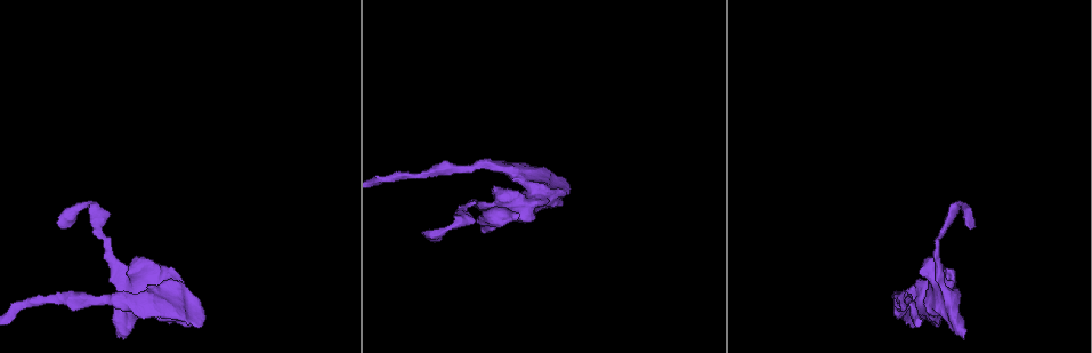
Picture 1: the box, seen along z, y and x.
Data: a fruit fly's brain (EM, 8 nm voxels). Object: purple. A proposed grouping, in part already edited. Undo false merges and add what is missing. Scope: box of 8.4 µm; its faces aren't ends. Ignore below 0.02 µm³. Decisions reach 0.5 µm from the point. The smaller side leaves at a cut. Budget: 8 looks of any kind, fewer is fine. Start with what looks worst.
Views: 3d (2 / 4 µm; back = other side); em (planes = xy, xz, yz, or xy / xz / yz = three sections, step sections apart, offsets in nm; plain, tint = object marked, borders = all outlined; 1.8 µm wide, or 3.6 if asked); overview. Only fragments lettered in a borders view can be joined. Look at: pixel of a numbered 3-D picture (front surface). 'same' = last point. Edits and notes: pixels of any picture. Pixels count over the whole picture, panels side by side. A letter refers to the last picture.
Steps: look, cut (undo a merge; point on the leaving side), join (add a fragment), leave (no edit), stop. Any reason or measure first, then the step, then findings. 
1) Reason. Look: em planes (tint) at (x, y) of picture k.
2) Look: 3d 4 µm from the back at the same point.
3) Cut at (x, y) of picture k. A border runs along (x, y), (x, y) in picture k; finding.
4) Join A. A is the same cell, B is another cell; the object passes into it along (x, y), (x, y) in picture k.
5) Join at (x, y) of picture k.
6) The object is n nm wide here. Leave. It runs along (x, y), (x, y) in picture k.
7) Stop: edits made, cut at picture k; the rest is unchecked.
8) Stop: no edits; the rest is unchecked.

Branch stops here. Look: 3d 2 µm at (58, 223) of picture 1.

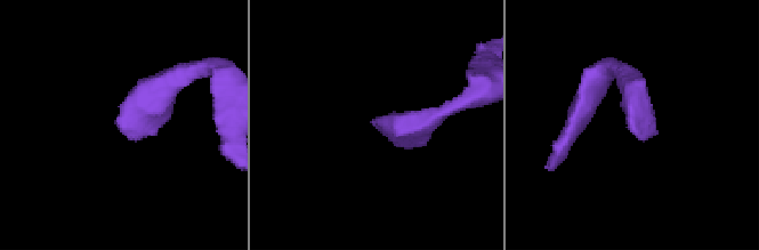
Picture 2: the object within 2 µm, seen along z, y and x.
Look: em planes (tint) at (381, 133) of picture 2.

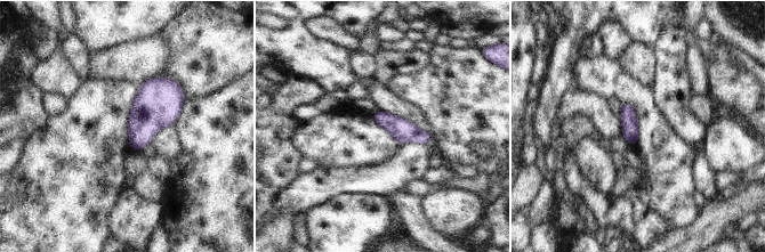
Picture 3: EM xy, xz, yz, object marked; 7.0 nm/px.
Look: em planes (borders) at the same point.

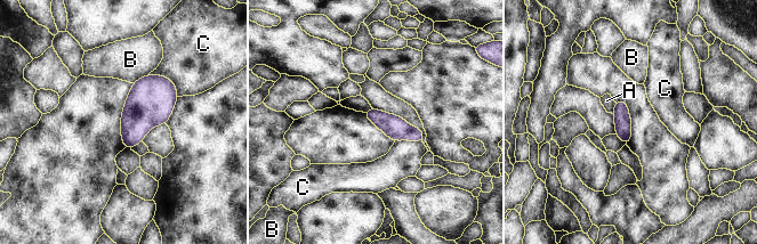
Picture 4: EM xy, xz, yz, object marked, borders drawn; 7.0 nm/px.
Leave. A, B and C are other cells; a border runs along (615, 103), (612, 113) in picture 4; no lettered fragment goes on from it.

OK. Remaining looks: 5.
Look: em xy step 4 (borders) at (488, 227) of picture 1.

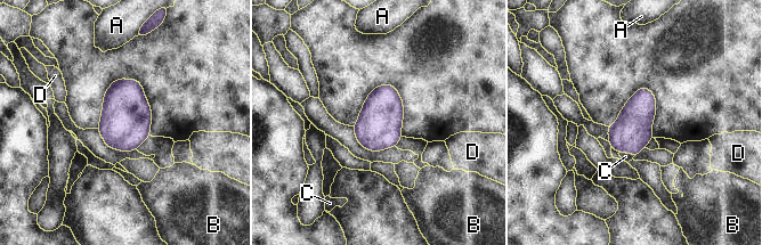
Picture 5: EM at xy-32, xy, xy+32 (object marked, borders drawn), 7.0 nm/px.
The object is 280 nm wide here. Join C. C is the same cell, A, B and D are other cells; the cell continues.

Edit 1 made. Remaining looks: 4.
Look: overview.

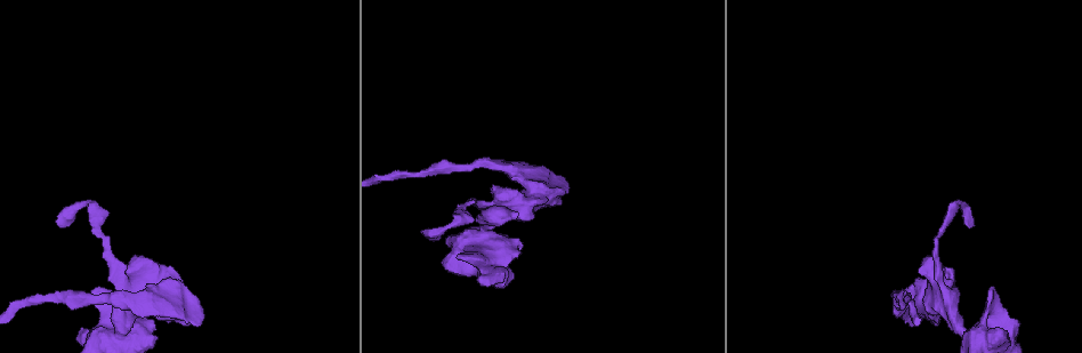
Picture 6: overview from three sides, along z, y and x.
Stops while still wide. Look: em planes (borders) at (177, 318) of picture 6.

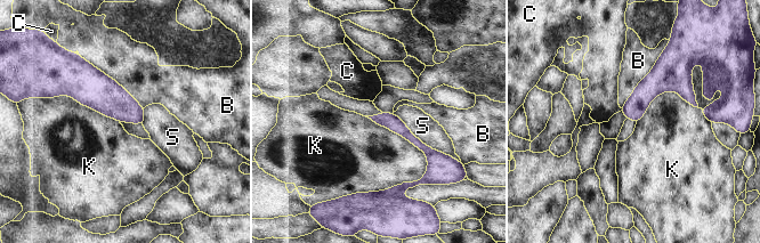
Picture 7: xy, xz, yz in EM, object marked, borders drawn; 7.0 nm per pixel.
Leave. B, C, K and S are other cells; a border runs along (365, 116), (427, 156), (419, 180) in picture 7; none of them fits.

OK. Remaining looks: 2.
Stop: edits made, join at picture 5; the rest is unchecked.

